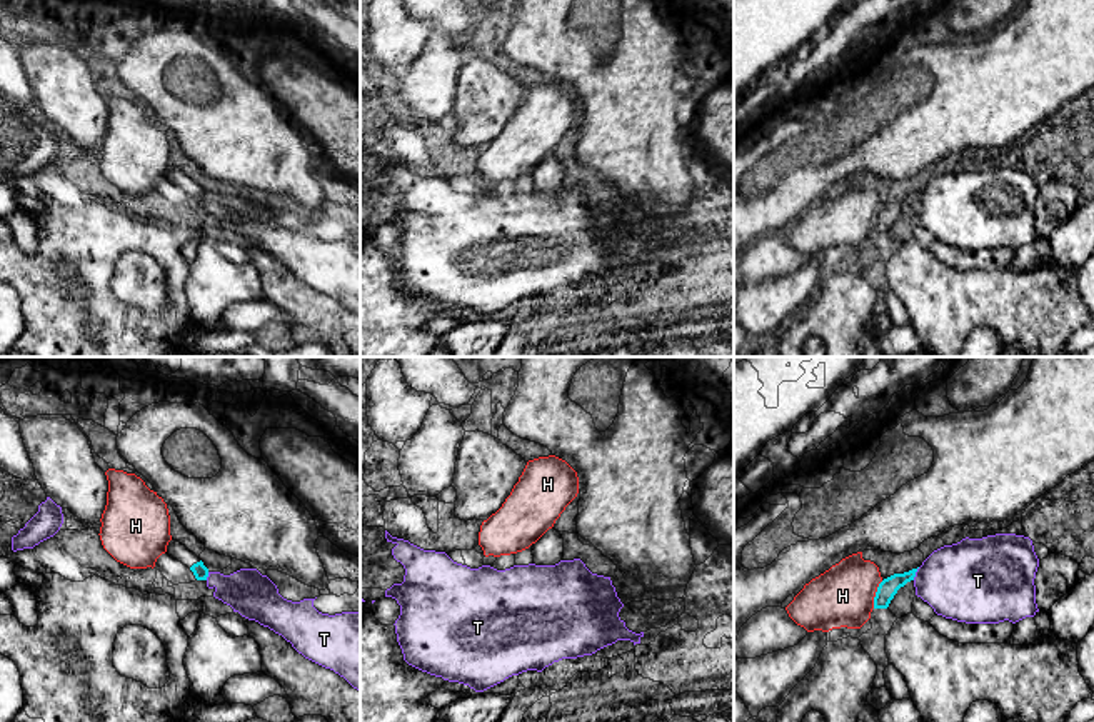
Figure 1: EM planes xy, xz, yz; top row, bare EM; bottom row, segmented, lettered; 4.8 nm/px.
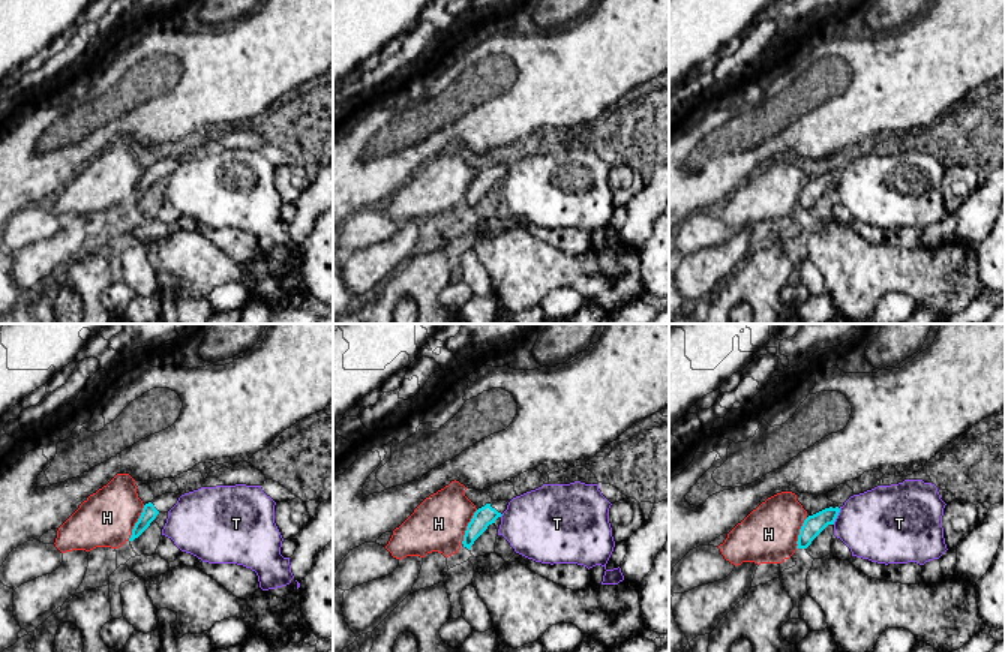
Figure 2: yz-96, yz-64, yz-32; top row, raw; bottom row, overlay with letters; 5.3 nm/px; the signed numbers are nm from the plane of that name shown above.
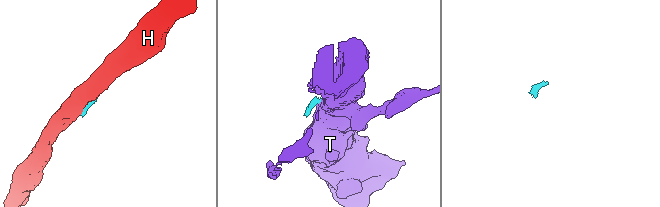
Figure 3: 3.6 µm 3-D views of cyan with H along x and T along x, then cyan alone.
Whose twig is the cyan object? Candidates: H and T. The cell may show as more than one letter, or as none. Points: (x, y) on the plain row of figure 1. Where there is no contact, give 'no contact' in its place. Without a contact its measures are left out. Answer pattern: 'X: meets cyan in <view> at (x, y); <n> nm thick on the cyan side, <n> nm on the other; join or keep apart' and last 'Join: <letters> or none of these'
H: meets cyan in yz at (876, 220); 90 nm thick on the cyan side, 300 nm on the other; keep apart
T: meets cyan in yz at (914, 200); 90 nm thick on the cyan side, 380 nm on the other; keep apart
Join: none of these

